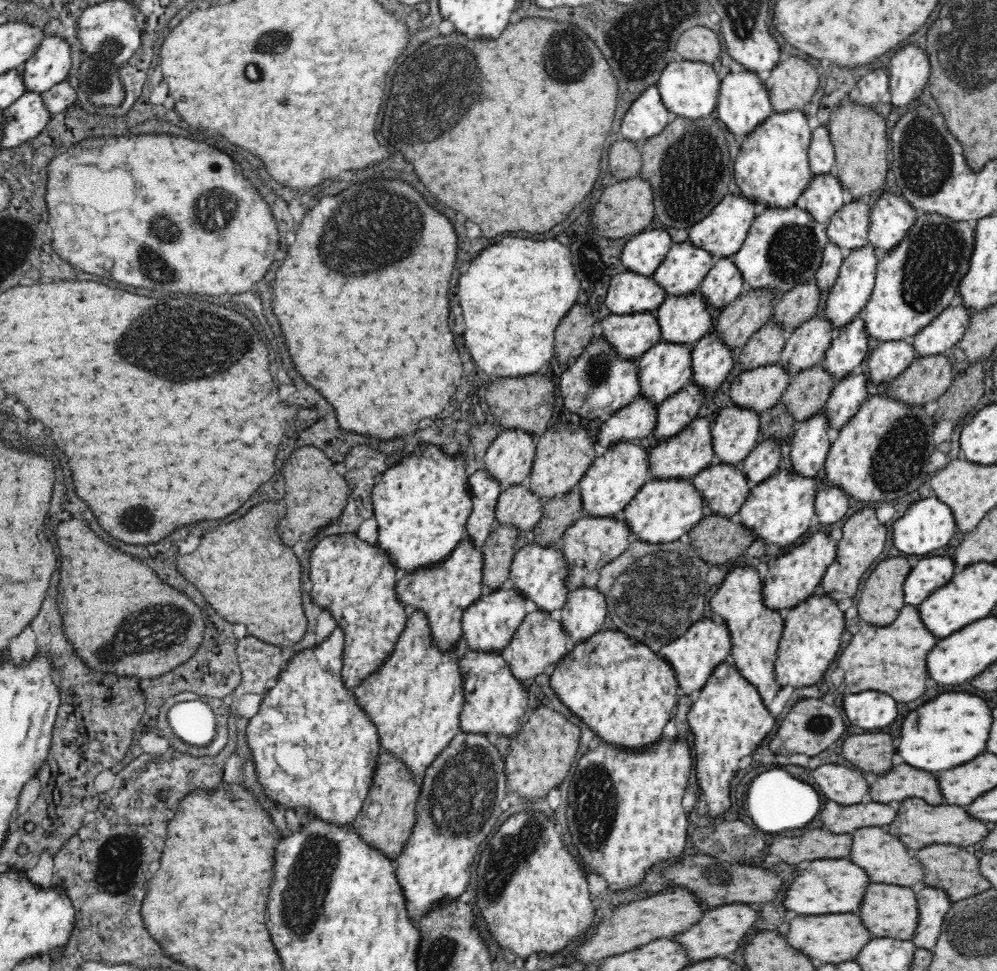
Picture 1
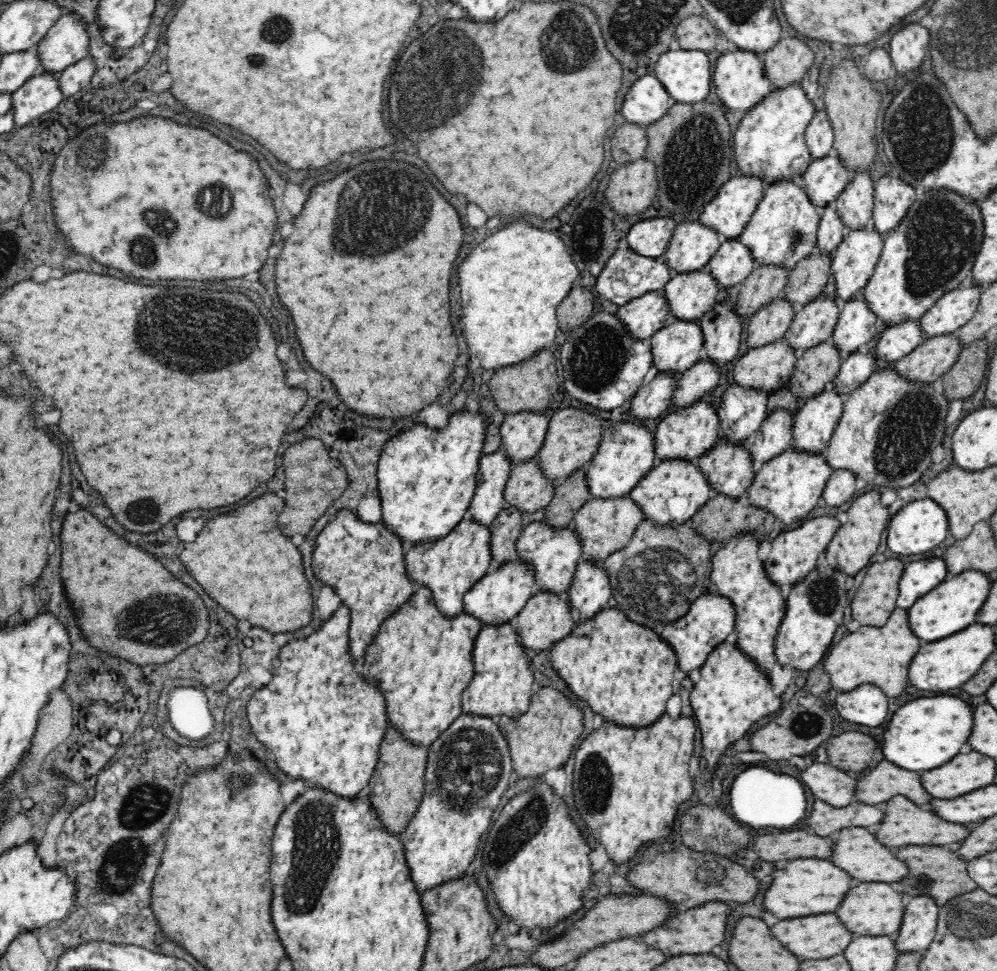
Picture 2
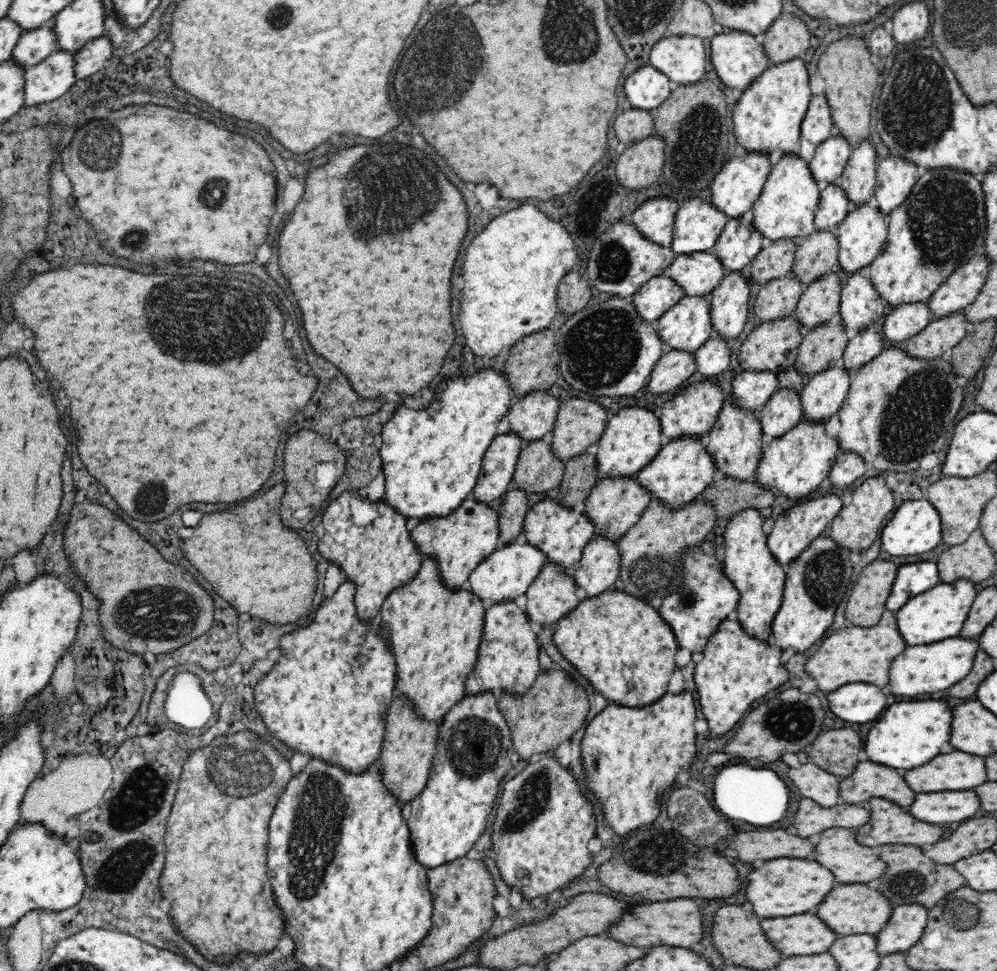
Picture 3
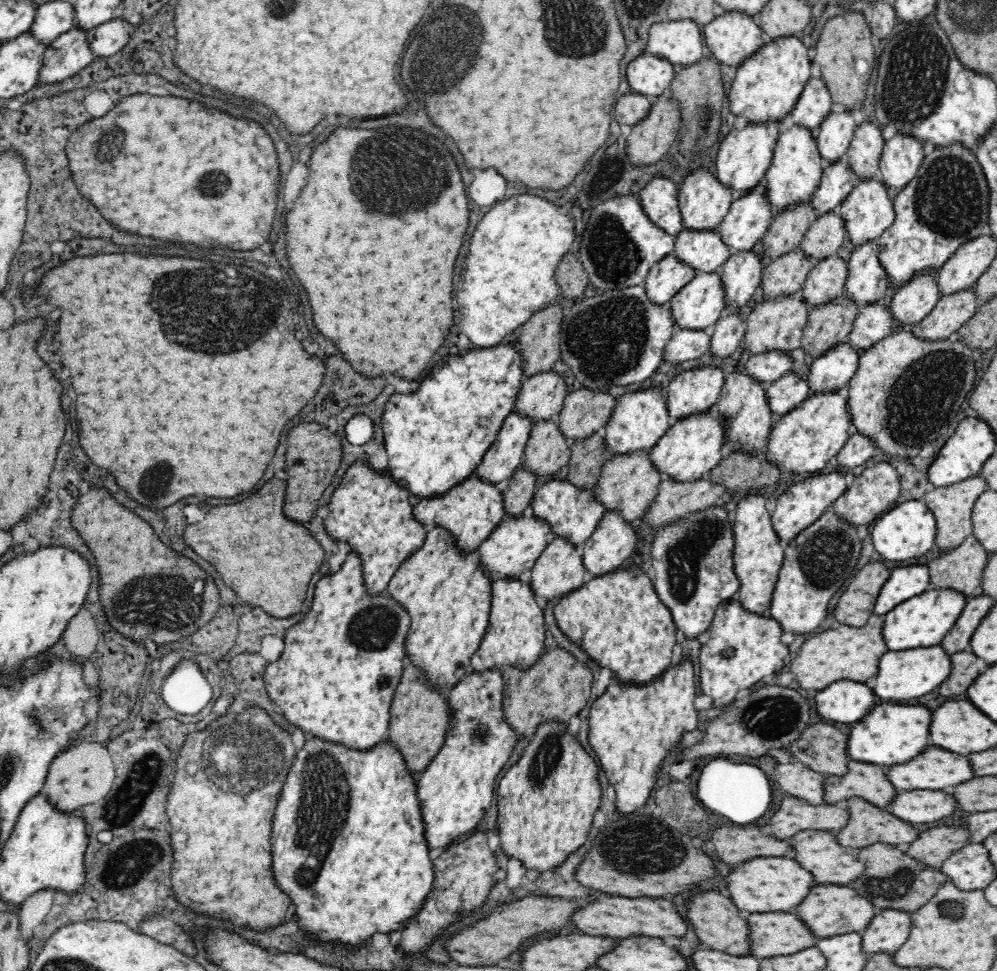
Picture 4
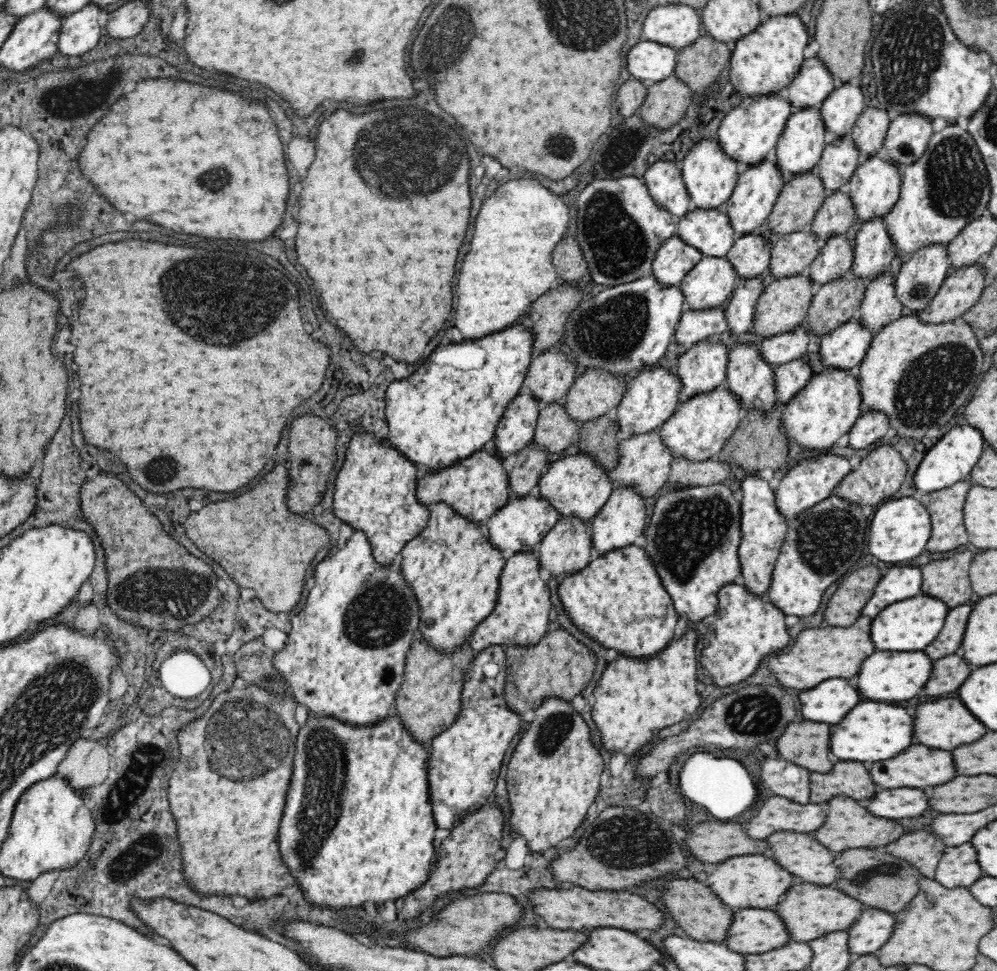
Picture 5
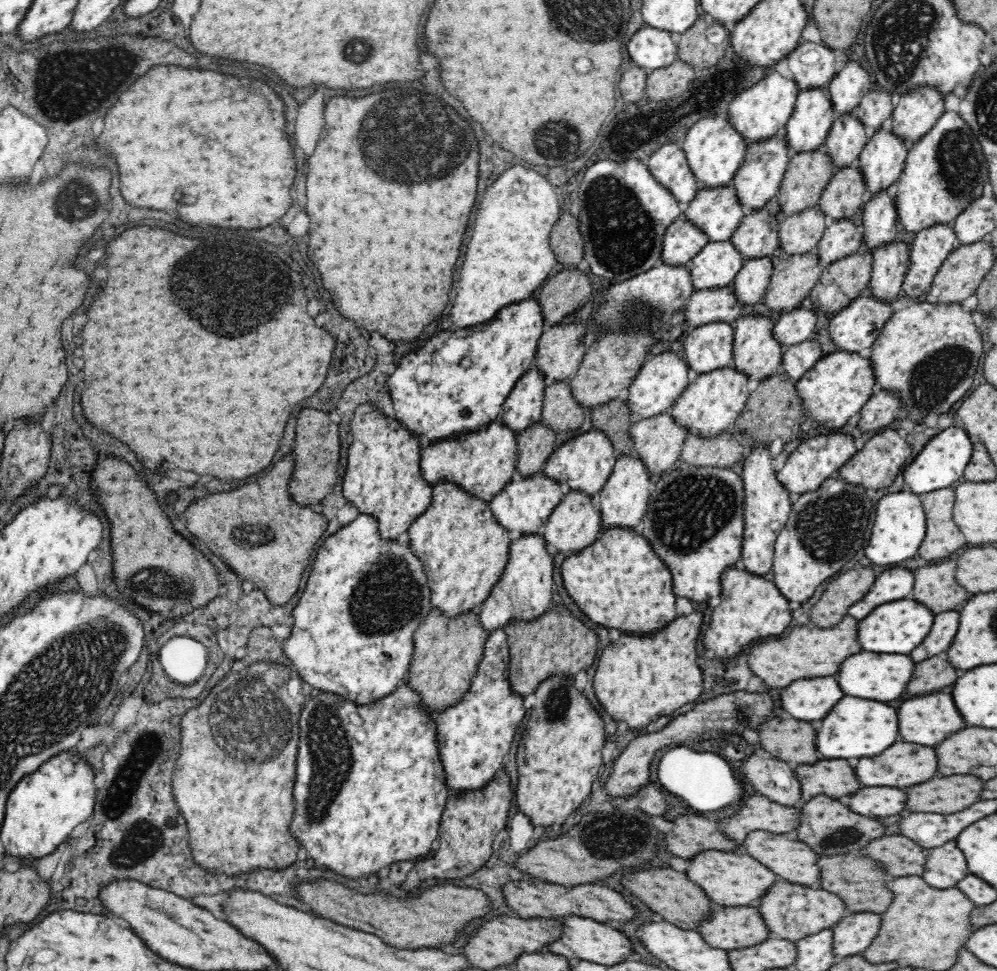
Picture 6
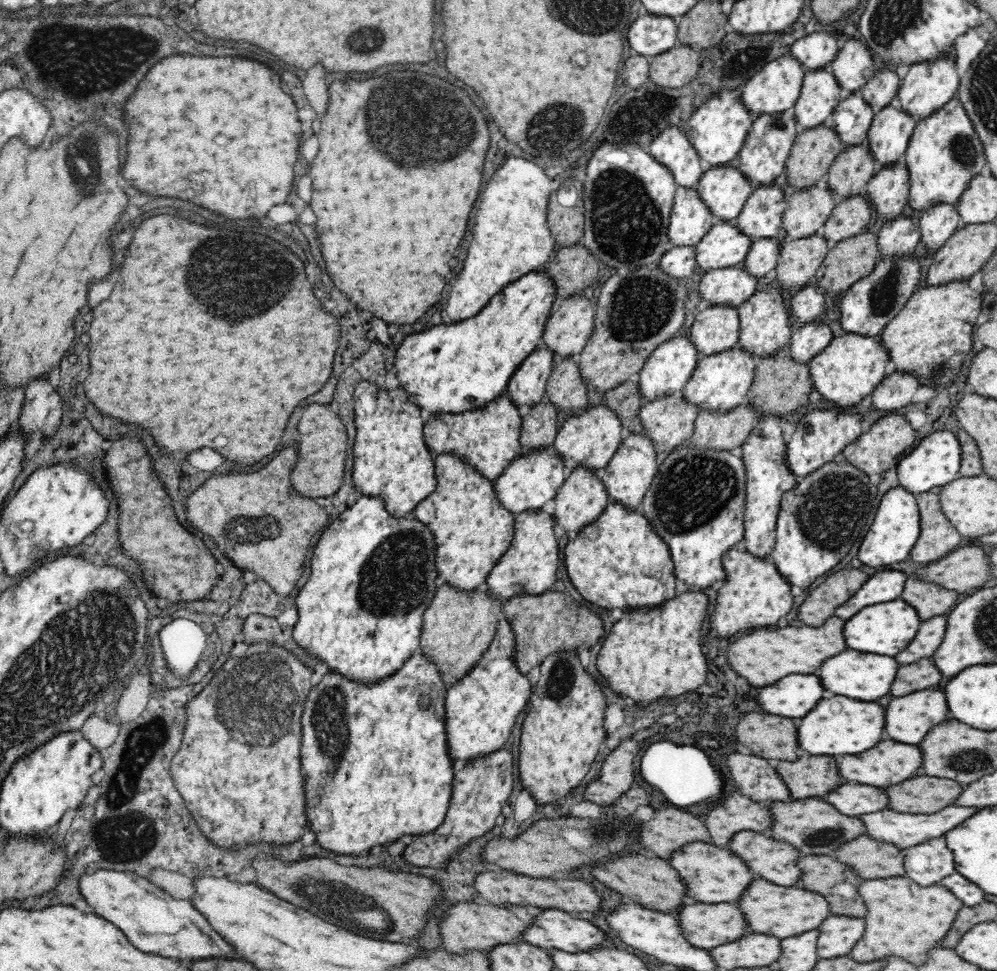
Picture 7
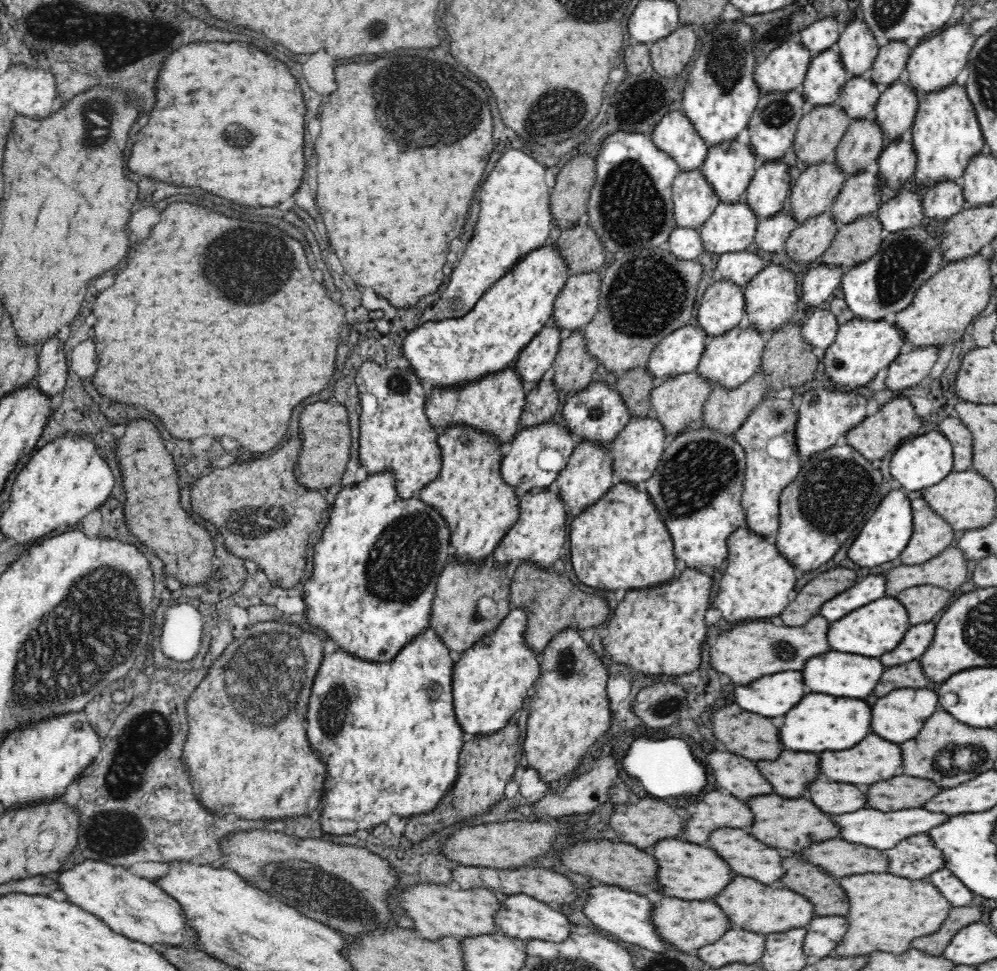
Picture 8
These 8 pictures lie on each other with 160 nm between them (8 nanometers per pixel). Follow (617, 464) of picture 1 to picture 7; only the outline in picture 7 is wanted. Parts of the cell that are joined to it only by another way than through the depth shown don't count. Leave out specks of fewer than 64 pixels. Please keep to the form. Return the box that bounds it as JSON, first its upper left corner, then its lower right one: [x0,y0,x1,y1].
[636,336,699,404]

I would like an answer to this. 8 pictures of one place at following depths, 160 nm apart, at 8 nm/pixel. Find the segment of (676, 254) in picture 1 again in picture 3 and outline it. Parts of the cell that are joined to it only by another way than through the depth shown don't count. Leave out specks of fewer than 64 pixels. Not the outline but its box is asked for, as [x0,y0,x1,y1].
[670,197,728,255]

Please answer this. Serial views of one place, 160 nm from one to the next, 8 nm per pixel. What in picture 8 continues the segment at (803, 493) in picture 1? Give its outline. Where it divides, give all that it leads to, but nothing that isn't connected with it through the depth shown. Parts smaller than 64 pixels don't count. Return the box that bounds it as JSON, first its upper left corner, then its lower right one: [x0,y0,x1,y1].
[821,318,905,391]

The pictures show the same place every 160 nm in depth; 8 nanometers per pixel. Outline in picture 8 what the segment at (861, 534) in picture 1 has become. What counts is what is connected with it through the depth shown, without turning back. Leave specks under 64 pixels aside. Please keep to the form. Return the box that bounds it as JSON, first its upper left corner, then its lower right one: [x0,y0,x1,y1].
[845,394,922,465]

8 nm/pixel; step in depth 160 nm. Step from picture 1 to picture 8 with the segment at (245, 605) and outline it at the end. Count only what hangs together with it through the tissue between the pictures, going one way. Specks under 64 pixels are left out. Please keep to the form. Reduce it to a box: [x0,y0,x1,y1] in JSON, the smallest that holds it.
[192,438,330,589]

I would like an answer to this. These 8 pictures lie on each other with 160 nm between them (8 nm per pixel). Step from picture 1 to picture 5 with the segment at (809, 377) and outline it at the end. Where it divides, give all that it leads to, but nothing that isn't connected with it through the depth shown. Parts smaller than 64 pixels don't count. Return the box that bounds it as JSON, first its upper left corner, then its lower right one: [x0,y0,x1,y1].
[804,274,866,338]

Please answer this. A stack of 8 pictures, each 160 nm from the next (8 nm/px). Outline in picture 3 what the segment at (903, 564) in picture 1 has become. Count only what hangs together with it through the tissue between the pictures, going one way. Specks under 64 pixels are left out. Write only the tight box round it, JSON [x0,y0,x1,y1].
[846,560,896,628]

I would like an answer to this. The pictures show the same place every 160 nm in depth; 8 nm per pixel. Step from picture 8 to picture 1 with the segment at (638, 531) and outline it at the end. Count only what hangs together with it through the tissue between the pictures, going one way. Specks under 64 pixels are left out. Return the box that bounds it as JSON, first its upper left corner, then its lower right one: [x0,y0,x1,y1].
[550,630,679,752]

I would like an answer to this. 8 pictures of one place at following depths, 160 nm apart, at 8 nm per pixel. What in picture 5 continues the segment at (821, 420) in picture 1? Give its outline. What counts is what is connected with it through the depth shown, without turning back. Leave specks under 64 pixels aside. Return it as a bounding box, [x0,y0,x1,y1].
[818,319,874,369]

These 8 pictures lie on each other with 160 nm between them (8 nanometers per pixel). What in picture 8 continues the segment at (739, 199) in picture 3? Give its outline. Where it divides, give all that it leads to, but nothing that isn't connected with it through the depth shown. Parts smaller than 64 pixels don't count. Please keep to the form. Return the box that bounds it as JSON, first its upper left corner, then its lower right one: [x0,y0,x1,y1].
[754,38,810,96]

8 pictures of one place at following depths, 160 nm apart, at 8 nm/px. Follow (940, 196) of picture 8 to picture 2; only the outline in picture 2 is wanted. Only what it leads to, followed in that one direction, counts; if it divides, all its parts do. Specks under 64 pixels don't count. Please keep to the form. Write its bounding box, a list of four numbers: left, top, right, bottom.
[872,321,925,367]

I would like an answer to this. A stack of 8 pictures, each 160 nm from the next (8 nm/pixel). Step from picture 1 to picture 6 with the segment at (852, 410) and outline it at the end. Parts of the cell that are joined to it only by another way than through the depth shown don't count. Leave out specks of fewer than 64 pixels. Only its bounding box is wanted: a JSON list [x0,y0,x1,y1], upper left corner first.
[867,242,910,303]

